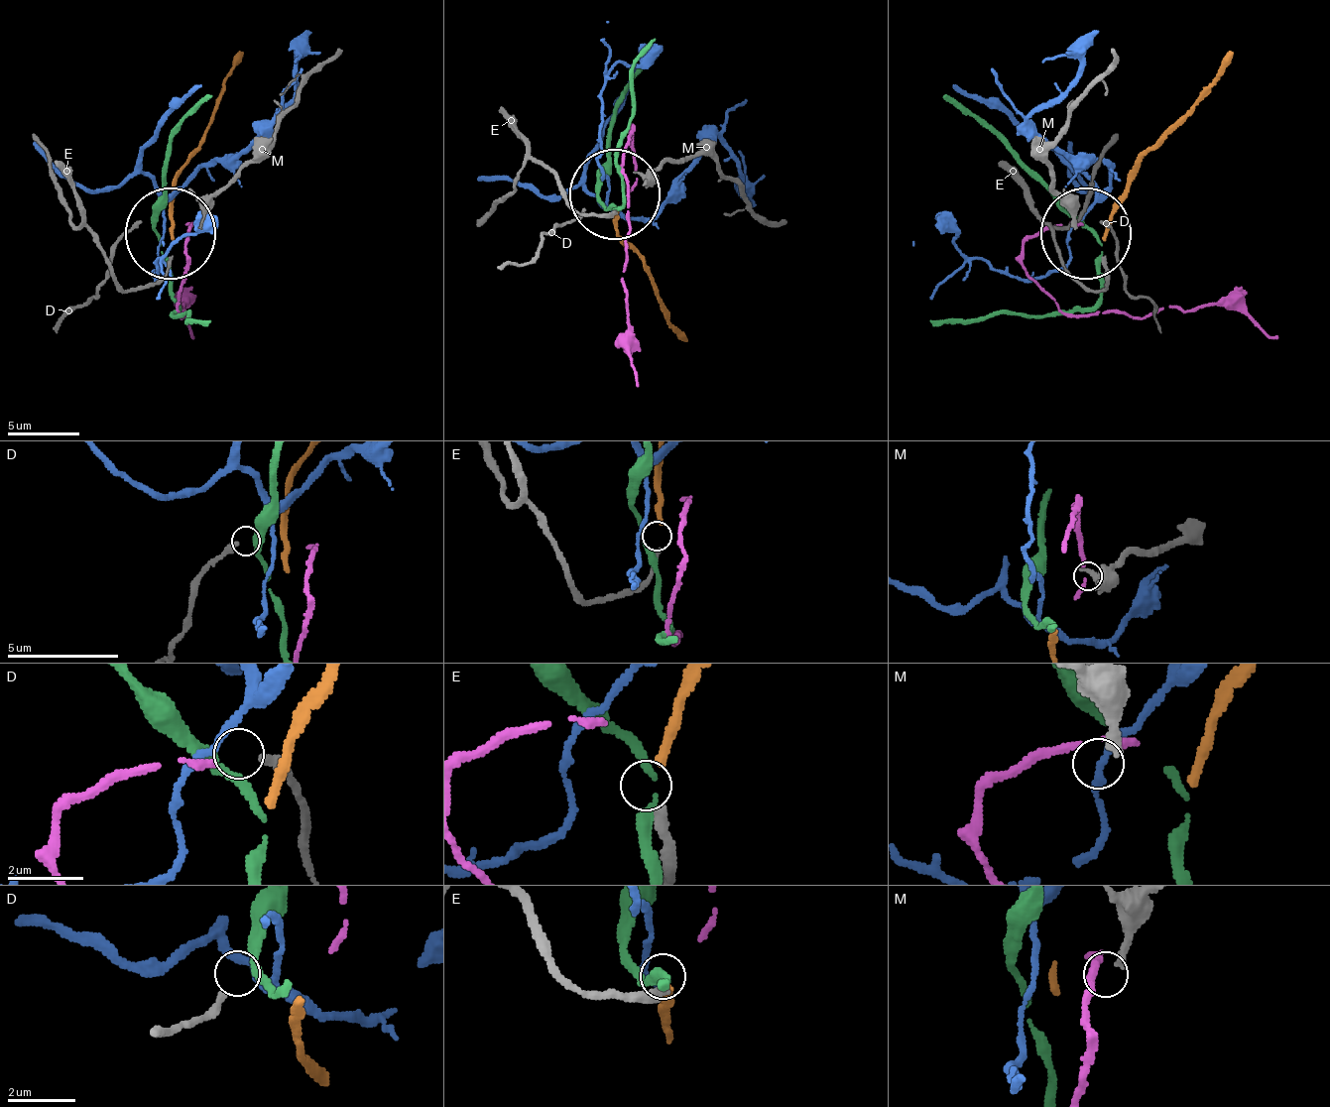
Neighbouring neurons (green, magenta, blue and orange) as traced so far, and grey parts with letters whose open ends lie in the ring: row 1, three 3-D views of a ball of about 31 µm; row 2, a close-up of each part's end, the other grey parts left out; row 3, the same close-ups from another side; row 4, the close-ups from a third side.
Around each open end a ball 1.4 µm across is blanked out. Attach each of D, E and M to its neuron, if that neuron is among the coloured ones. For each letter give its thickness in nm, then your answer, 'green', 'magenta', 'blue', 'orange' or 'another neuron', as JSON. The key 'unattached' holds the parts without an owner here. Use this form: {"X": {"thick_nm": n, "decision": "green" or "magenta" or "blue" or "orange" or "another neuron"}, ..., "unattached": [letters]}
{"D": {"thick_nm": 240, "decision": "green"}, "E": {"thick_nm": 280, "decision": "orange"}, "M": {"thick_nm": 260, "decision": "another neuron"}, "unattached": ["M"]}

